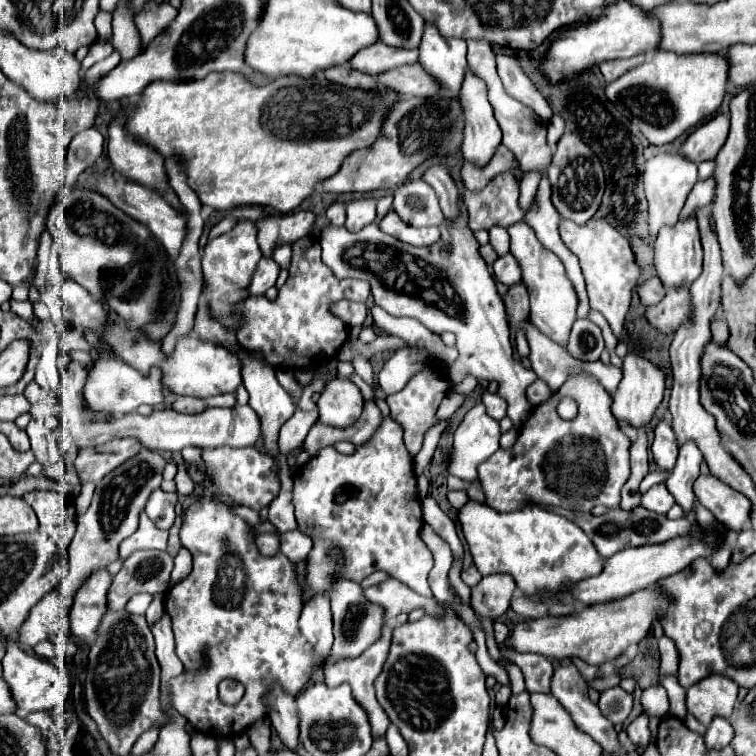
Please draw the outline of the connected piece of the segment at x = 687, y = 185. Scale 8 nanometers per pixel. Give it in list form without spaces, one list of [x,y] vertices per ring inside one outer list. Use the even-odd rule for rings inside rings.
[[[661,153],[653,159],[649,159],[645,163],[645,171],[643,171],[643,183],[645,183],[645,197],[649,203],[649,235],[655,239],[659,229],[669,225],[673,227],[677,223],[679,211],[685,205],[685,199],[689,195],[689,191],[693,189],[697,181],[697,165],[683,159],[677,153]]]

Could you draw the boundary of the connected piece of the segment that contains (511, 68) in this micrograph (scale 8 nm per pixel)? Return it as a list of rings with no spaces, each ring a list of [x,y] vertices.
[[[497,53],[497,71],[499,77],[503,79],[505,91],[519,99],[521,103],[527,103],[527,107],[531,107],[541,119],[551,119],[551,107],[547,103],[547,99],[539,93],[539,89],[535,87],[535,83],[525,75],[525,71],[519,67],[517,59],[513,55],[505,55],[505,53]]]

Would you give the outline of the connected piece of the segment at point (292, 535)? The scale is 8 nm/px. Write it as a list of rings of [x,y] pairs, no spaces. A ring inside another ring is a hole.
[[[287,531],[279,535],[279,551],[293,563],[305,561],[307,553],[311,551],[311,539],[299,531]]]

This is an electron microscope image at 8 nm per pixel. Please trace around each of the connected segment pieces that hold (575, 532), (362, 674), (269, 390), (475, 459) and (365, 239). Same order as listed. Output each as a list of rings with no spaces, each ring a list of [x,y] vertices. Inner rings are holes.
[[[469,501],[459,511],[459,521],[479,573],[507,573],[515,579],[517,589],[521,589],[527,597],[535,597],[539,593],[551,593],[557,597],[567,583],[575,585],[603,571],[605,561],[583,529],[563,515],[537,505],[527,505],[511,513],[499,513],[483,503]]]
[[[385,623],[383,625],[383,631],[381,631],[381,637],[369,645],[359,657],[353,657],[353,659],[335,659],[333,663],[327,663],[323,665],[323,673],[325,673],[325,683],[329,687],[335,687],[335,685],[341,685],[341,683],[349,683],[351,689],[353,689],[353,695],[355,699],[359,699],[359,703],[363,703],[365,711],[369,713],[369,719],[371,719],[371,727],[373,727],[373,737],[385,737],[385,731],[389,727],[389,719],[385,715],[385,711],[379,707],[377,699],[375,699],[375,687],[373,687],[373,681],[377,679],[387,655],[389,655],[389,645],[391,645],[391,639],[393,639],[393,629],[395,625],[393,623]]]
[[[235,351],[239,355],[239,359],[243,361],[243,385],[249,391],[249,405],[255,409],[255,413],[261,417],[261,427],[263,427],[263,441],[267,451],[273,457],[279,457],[279,447],[277,447],[277,439],[279,439],[279,429],[281,425],[295,413],[295,405],[291,403],[291,397],[287,395],[287,391],[283,391],[283,387],[279,387],[277,379],[275,379],[275,369],[267,363],[261,363],[257,359],[253,359],[251,355],[243,353],[243,351]]]
[[[477,403],[455,429],[449,473],[467,483],[475,481],[477,465],[487,461],[499,449],[499,437],[499,423],[487,415],[483,403]]]
[[[463,211],[463,223],[443,221],[443,227],[439,229],[441,239],[437,243],[431,247],[413,247],[385,235],[377,223],[371,223],[357,233],[351,233],[345,227],[323,227],[319,235],[323,263],[339,279],[351,277],[367,281],[375,303],[389,315],[413,317],[427,329],[455,333],[459,357],[449,367],[449,377],[455,383],[461,383],[469,373],[475,379],[497,381],[497,393],[509,403],[507,417],[511,417],[513,425],[519,429],[533,409],[525,397],[525,389],[537,375],[523,367],[521,361],[513,359],[505,305],[487,271],[487,263],[479,255],[479,243],[467,227],[467,211]]]

